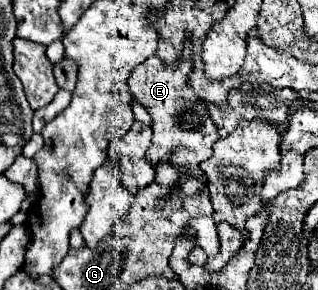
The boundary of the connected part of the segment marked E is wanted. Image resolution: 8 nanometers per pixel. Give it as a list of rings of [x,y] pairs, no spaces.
[[[186,46],[186,50],[182,50],[182,62],[178,68],[170,68],[158,56],[150,56],[146,62],[142,62],[138,68],[134,68],[128,78],[132,98],[136,102],[140,102],[146,108],[146,112],[152,116],[154,136],[152,136],[152,144],[146,152],[146,160],[152,166],[158,166],[158,162],[166,160],[166,162],[174,162],[174,166],[200,168],[200,162],[210,158],[214,142],[220,140],[218,128],[214,126],[214,122],[210,122],[210,118],[206,118],[206,114],[202,116],[198,130],[186,130],[186,126],[182,126],[182,122],[178,122],[178,110],[190,110],[190,106],[194,106],[194,110],[198,110],[198,114],[200,114],[200,108],[202,108],[202,102],[198,100],[194,90],[188,88],[188,84],[186,84],[188,72],[192,70],[190,54],[192,54],[190,46]]]

